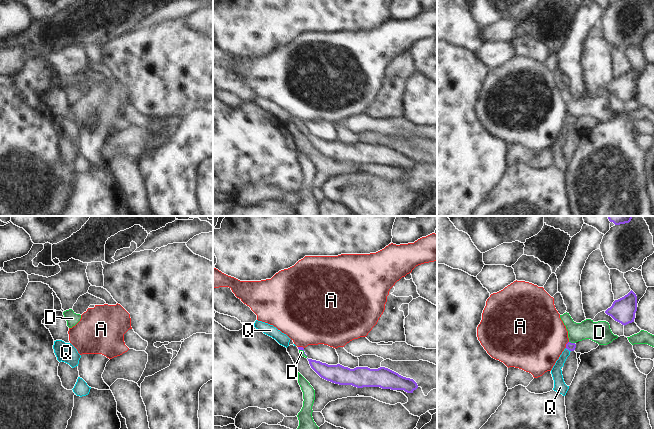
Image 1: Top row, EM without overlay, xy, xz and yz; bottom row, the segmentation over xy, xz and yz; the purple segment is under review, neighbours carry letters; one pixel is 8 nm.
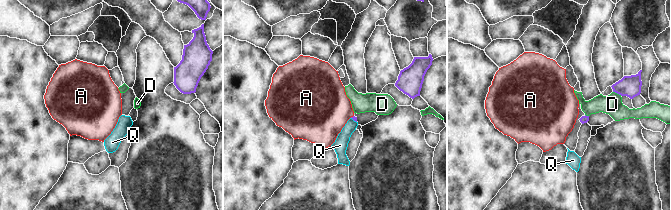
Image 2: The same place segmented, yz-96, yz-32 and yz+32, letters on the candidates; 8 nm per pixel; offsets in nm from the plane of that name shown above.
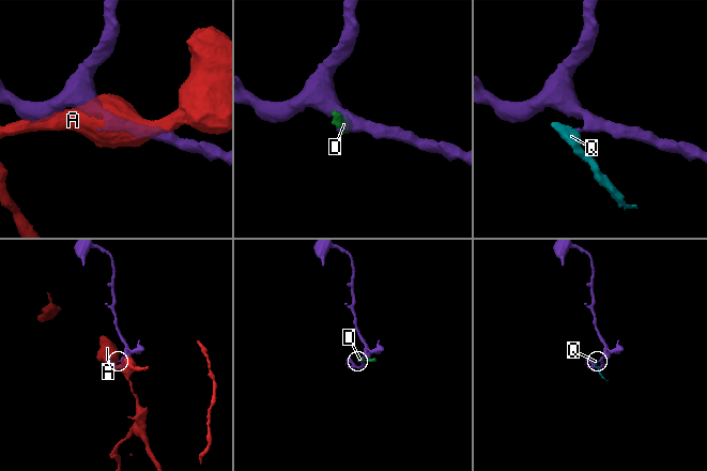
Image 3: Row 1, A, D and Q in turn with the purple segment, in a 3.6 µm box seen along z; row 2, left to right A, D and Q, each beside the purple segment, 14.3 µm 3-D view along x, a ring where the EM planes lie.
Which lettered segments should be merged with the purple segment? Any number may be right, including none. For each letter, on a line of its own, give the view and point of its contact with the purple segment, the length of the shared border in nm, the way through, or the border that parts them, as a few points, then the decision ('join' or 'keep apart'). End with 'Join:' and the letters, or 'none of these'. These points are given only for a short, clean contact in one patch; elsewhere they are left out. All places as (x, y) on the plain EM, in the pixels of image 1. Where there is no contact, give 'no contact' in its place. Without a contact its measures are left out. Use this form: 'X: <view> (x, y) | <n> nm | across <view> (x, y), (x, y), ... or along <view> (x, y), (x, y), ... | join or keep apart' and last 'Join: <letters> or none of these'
A: yz (566, 120) | 60 nm | along yz (568, 117), (565, 123) | keep apart
D: yz (572, 119) | 50 nm | along yz (569, 117), (574, 119) | keep apart
Q: yz (568, 125) | 50 nm | along yz (565, 124), (570, 127) | keep apart
Join: none of these

